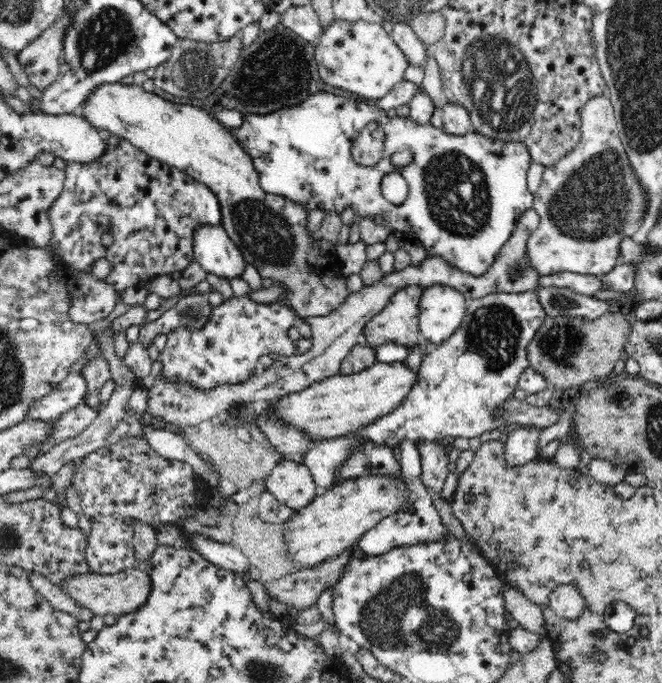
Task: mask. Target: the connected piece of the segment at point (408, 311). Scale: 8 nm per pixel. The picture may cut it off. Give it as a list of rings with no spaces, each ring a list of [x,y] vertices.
[[[410,286],[392,296],[387,306],[366,324],[361,342],[372,348],[388,342],[414,346],[420,341],[419,312],[424,288]]]

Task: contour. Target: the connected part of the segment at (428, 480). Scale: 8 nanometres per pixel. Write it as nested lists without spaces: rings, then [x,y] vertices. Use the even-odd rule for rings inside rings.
[[[416,441],[421,460],[421,479],[426,486],[441,492],[446,476],[448,476],[448,463],[452,455],[446,455],[446,448],[438,441]]]

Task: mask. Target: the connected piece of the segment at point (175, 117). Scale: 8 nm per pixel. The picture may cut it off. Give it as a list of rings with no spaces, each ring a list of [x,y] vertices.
[[[116,82],[98,86],[88,100],[84,100],[77,113],[90,121],[98,129],[112,133],[131,142],[148,156],[184,171],[185,174],[204,183],[218,197],[222,220],[221,227],[228,233],[230,240],[242,251],[246,265],[254,266],[262,279],[272,279],[272,285],[284,285],[288,296],[278,300],[287,304],[300,319],[329,316],[351,296],[347,288],[347,277],[341,273],[335,256],[324,255],[314,248],[319,235],[312,235],[306,227],[306,218],[310,210],[298,201],[286,199],[285,196],[270,194],[260,187],[258,171],[254,167],[250,153],[247,153],[234,133],[222,121],[205,109],[190,104],[174,104],[156,91],[147,92],[136,84],[126,85]]]

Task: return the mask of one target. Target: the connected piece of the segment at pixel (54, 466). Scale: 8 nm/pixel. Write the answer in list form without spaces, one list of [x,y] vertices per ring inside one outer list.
[[[104,329],[103,332],[97,336],[97,342],[99,342],[99,350],[101,350],[101,357],[105,358],[109,364],[109,371],[111,379],[116,383],[114,393],[110,396],[108,404],[98,414],[95,415],[94,422],[81,432],[76,438],[65,440],[56,444],[54,448],[50,449],[50,452],[40,455],[38,458],[32,459],[29,468],[33,472],[39,472],[39,474],[47,474],[48,476],[54,476],[66,462],[70,460],[78,460],[98,448],[108,447],[114,442],[118,442],[120,438],[124,436],[135,436],[136,438],[144,437],[144,429],[142,429],[139,421],[139,416],[131,417],[129,413],[126,413],[126,407],[128,407],[129,399],[136,387],[143,383],[134,372],[130,371],[130,368],[124,364],[123,359],[120,359],[116,355],[115,350],[115,339],[112,338],[113,330]]]

